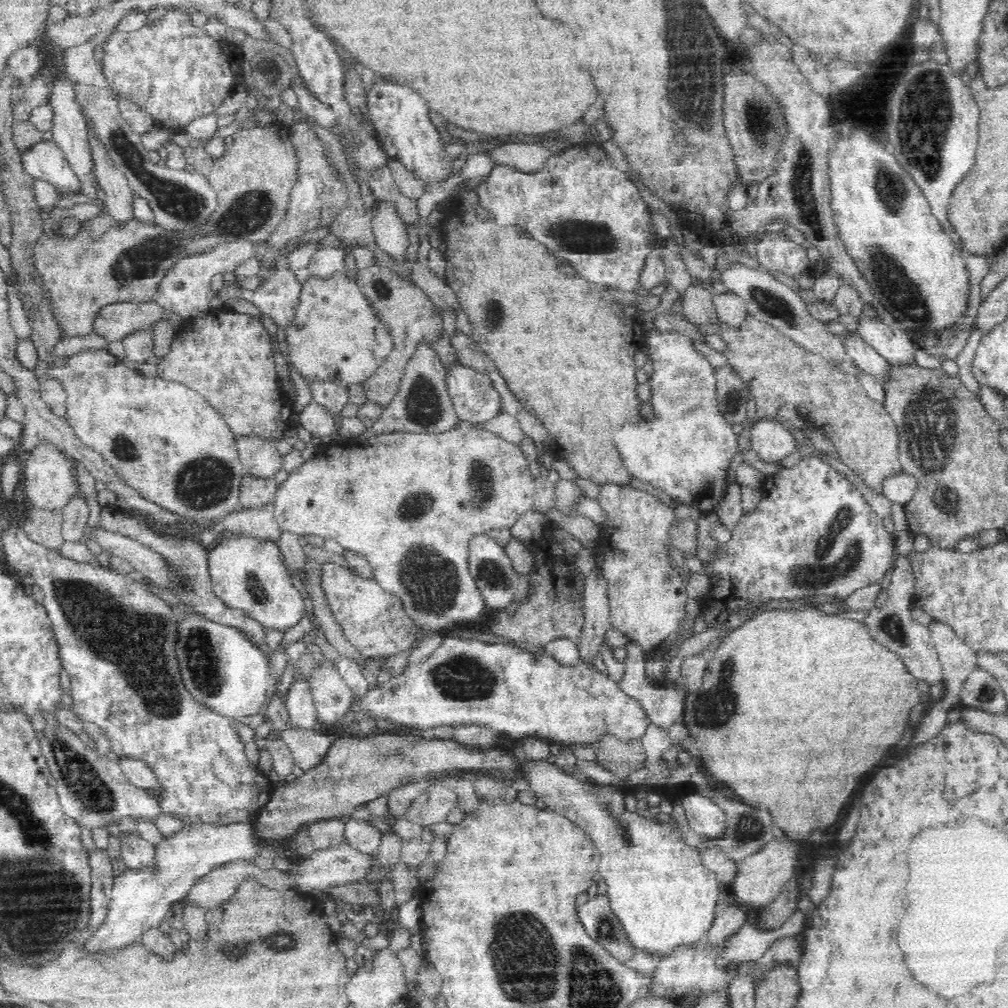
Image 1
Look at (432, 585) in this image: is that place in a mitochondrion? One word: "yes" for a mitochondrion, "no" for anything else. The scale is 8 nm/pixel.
yes

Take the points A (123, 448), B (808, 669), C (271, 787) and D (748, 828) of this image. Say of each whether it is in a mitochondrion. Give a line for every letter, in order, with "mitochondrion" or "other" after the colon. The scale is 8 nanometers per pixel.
A: mitochondrion
B: other
C: other
D: mitochondrion

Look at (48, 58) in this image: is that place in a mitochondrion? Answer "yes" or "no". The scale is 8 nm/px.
no

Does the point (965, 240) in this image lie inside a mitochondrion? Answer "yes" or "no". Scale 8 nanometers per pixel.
no

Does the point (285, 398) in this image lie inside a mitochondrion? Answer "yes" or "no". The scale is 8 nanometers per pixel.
no

